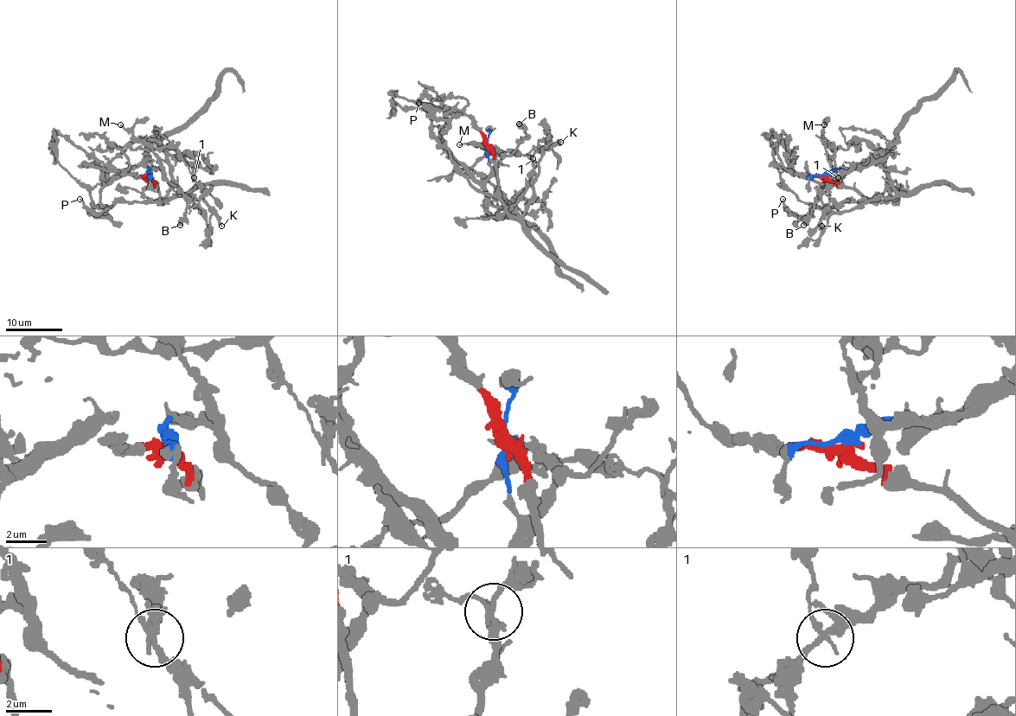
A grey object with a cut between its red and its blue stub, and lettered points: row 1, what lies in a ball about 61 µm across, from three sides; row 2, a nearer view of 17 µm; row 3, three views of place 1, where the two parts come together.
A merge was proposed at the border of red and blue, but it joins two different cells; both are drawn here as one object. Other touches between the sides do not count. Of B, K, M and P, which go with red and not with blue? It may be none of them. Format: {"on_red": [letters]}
{"on_red": []}

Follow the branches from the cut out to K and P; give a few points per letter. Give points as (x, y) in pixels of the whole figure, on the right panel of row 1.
K: (826, 175), (839, 168), (858, 168), (875, 161), (893, 143), (864, 165), (844, 171), (831, 183), (821, 226)
P: (826, 175), (839, 168), (861, 165), (846, 169), (819, 190), (817, 201), (808, 214), (795, 216), (783, 199)

